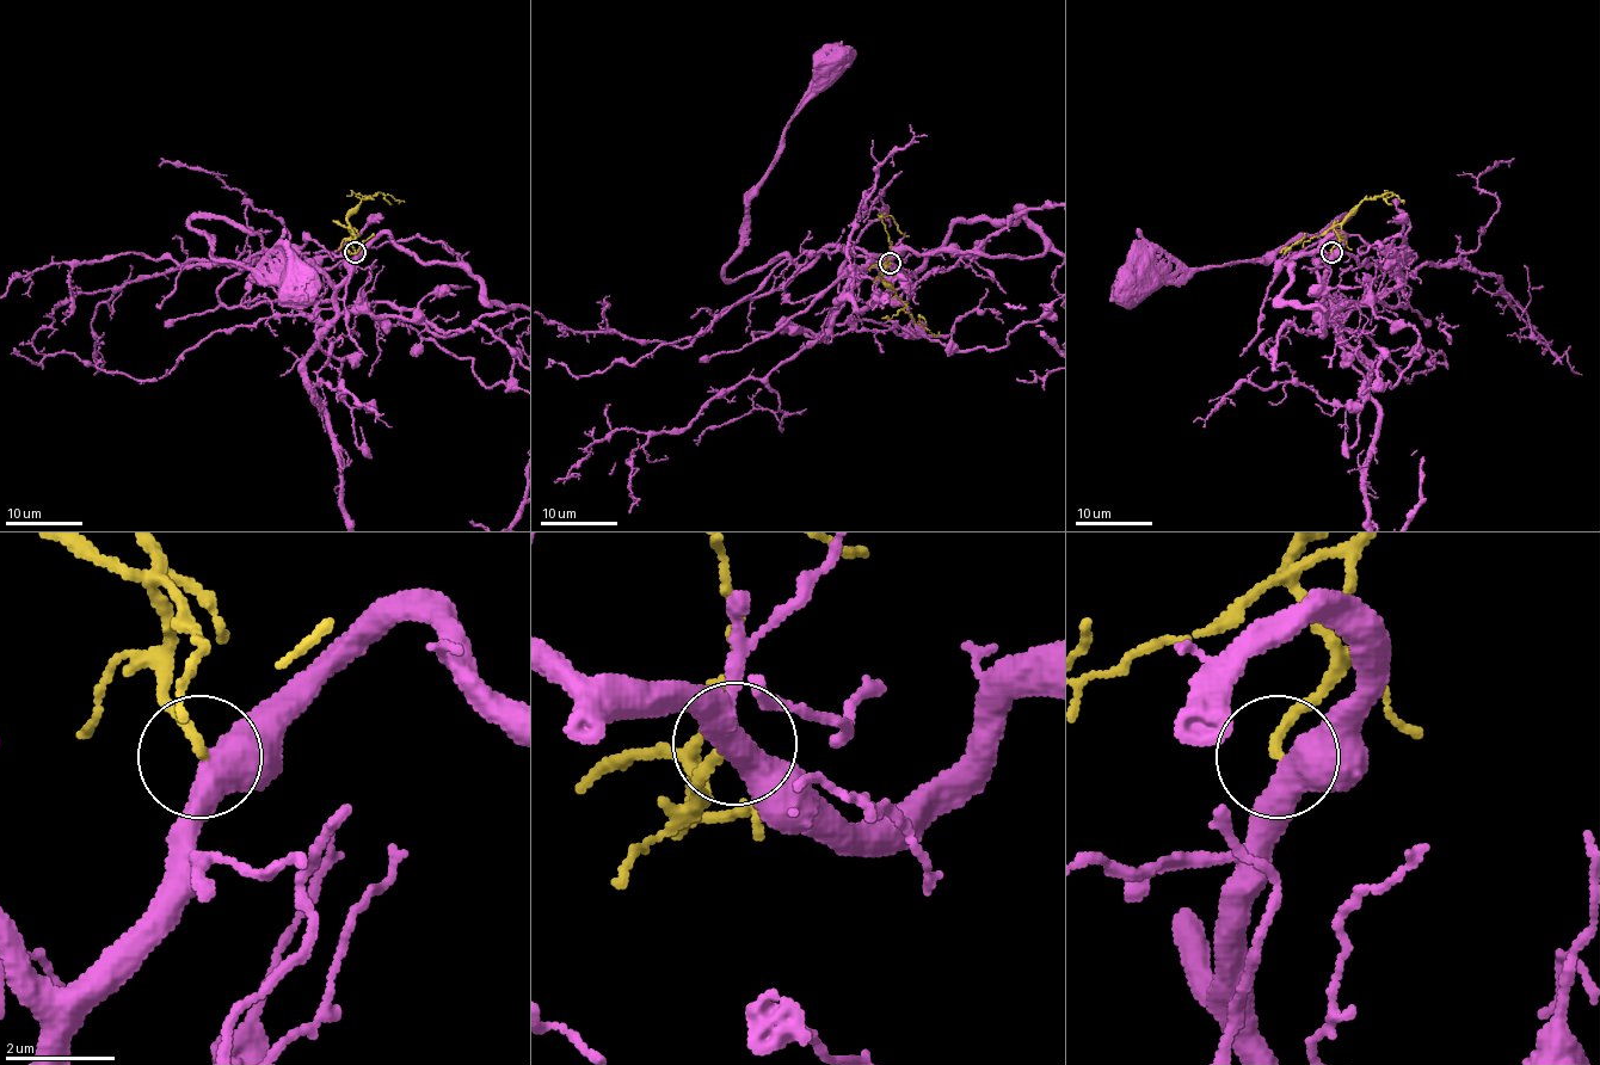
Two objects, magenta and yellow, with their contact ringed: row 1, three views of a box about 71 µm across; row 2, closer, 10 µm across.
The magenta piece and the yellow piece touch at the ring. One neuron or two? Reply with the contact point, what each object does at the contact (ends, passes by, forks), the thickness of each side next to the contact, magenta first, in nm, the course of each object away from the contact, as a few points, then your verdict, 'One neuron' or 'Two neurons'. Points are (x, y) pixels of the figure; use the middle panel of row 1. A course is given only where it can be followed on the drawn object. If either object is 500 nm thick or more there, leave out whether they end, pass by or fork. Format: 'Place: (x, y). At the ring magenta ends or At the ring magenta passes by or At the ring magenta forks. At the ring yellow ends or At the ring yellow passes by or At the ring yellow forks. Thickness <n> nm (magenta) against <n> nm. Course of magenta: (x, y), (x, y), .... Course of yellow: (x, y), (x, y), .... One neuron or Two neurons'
Place: (890, 263). At the ring magenta passes by. At the ring yellow ends. Thickness 480 nm (magenta) against 190 nm. Course of magenta: (891, 263), (825, 247), (800, 269), (777, 256), (725, 276), (752, 188), (787, 122), (831, 67). Course of yellow: (891, 263), (885, 271), (885, 265), (882, 281), (916, 322), (933, 334), (939, 332). One neuron

